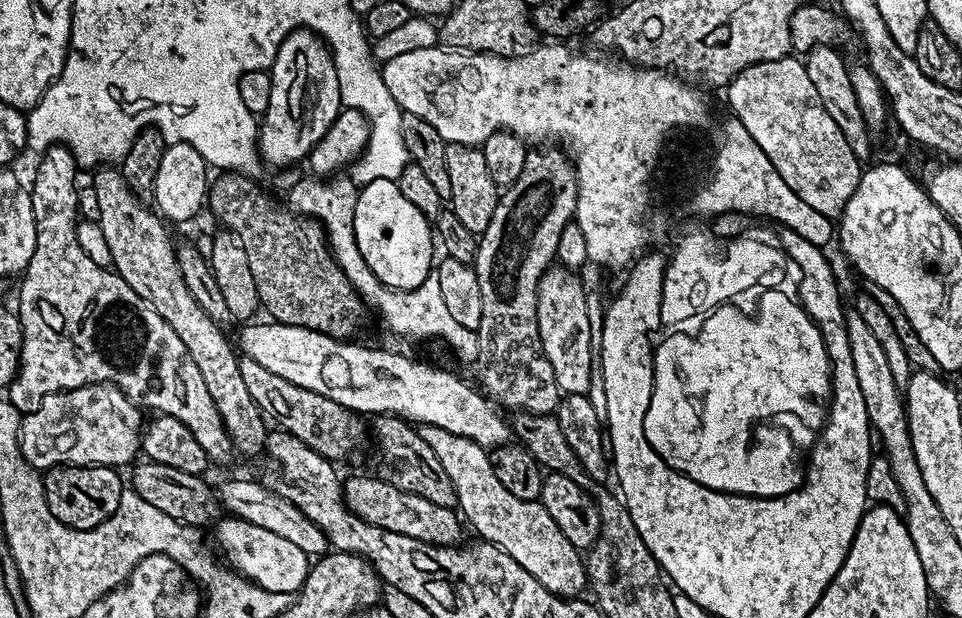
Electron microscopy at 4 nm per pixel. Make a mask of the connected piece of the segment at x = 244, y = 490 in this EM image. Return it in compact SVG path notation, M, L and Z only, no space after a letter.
M228 480L221 486L220 492L218 488L218 500L223 511L225 508L233 517L250 522L254 526L262 526L262 530L270 530L278 534L278 538L294 542L294 546L298 546L298 550L302 550L309 558L319 558L329 551L330 545L326 534L322 534L322 530L318 530L318 526L310 522L310 518L306 518L302 510L298 510L276 492L269 491L263 483L256 481L255 484L252 480Z

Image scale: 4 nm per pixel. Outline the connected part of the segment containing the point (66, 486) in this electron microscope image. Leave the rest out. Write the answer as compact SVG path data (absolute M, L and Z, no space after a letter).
M61 464L47 469L44 477L44 497L46 506L50 506L50 514L58 518L68 528L90 530L102 522L106 522L118 510L118 502L122 502L122 494L126 484L120 481L115 467L106 464Z

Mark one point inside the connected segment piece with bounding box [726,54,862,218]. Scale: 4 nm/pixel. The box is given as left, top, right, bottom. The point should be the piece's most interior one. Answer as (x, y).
(776, 101)

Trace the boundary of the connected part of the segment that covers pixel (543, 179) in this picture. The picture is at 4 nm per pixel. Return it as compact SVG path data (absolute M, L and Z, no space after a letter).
M536 146L526 154L526 162L522 165L522 174L518 174L518 182L514 182L501 195L500 200L496 204L494 210L494 218L490 218L490 226L486 226L484 232L479 233L479 248L477 250L476 261L474 267L478 274L478 286L482 286L482 322L478 329L480 337L480 346L474 361L475 367L480 367L479 387L501 409L507 410L523 410L532 413L533 416L546 416L555 413L556 408L562 399L562 393L558 382L554 382L554 370L550 367L550 358L546 358L546 354L542 350L542 338L538 330L538 286L542 274L546 274L546 270L553 267L556 260L556 251L558 250L558 238L562 238L562 230L576 215L576 199L578 198L578 186L576 185L576 169L569 157L565 155L559 147L556 146Z

